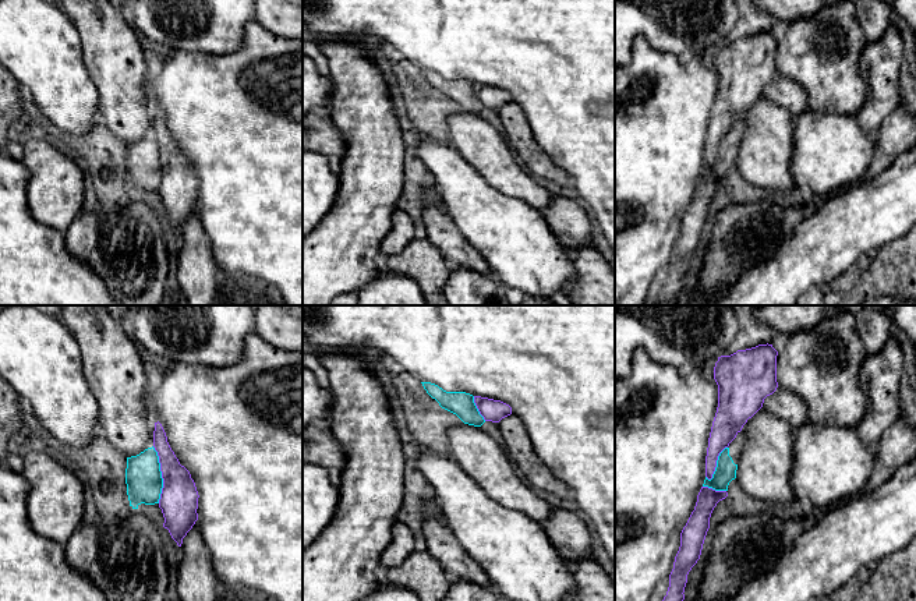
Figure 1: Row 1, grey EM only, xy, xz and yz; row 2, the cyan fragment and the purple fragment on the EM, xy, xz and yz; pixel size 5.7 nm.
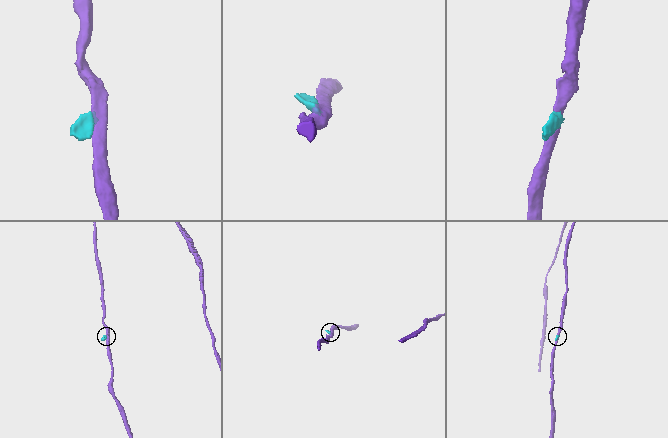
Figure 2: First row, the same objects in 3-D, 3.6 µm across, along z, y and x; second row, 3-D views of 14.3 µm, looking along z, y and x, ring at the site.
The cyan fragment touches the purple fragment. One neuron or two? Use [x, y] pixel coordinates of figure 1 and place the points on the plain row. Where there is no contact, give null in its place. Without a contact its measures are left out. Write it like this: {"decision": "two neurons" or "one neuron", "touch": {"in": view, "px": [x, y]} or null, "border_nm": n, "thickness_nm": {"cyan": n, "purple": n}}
{"decision": "two neurons", "touch": {"in": "xy", "px": [161, 162]}, "border_nm": 340, "thickness_nm": {"cyan": 220, "purple": 220}}

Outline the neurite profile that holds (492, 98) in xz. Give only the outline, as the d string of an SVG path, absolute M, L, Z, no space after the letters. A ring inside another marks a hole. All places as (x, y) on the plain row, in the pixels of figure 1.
M474 84L474 91L485 109L499 110L512 102L512 95L501 88Z

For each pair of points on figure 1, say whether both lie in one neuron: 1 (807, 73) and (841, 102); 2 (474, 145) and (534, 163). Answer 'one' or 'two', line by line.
1: one
2: two

